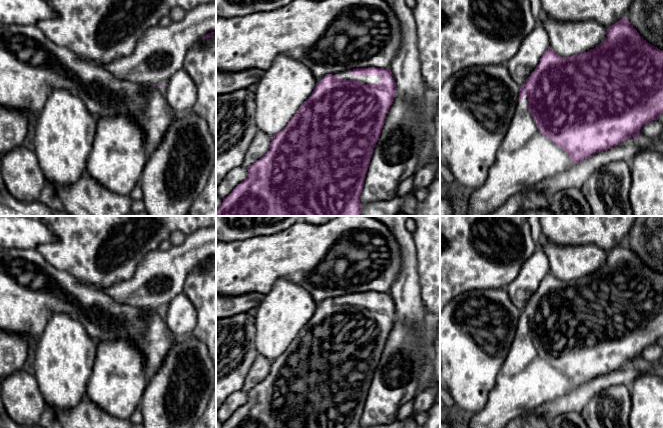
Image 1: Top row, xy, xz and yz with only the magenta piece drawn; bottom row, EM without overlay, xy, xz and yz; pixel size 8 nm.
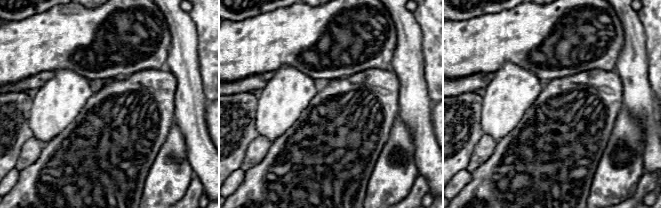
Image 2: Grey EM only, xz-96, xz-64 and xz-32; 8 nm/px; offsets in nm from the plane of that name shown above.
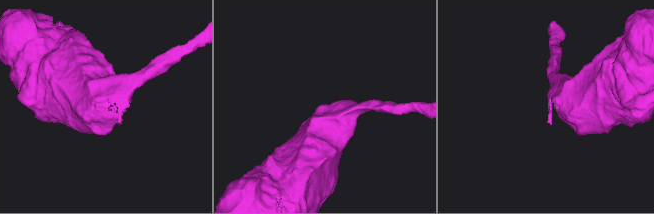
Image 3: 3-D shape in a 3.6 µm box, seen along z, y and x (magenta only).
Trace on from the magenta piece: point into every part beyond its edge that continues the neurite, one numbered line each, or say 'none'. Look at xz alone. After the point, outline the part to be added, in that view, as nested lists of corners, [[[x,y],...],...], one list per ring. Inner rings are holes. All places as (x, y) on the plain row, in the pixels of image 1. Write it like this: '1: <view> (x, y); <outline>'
1: xz (344, 299); [[[349,295],[334,297],[335,300],[340,300],[343,304],[359,304],[364,308],[379,308],[381,302],[379,300],[350,300]]]

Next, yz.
1: yz (525, 381); [[[528,321],[518,325],[516,336],[497,376],[486,406],[474,413],[469,428],[504,428],[511,420],[571,392],[575,387],[551,363],[541,358],[528,333]]]

